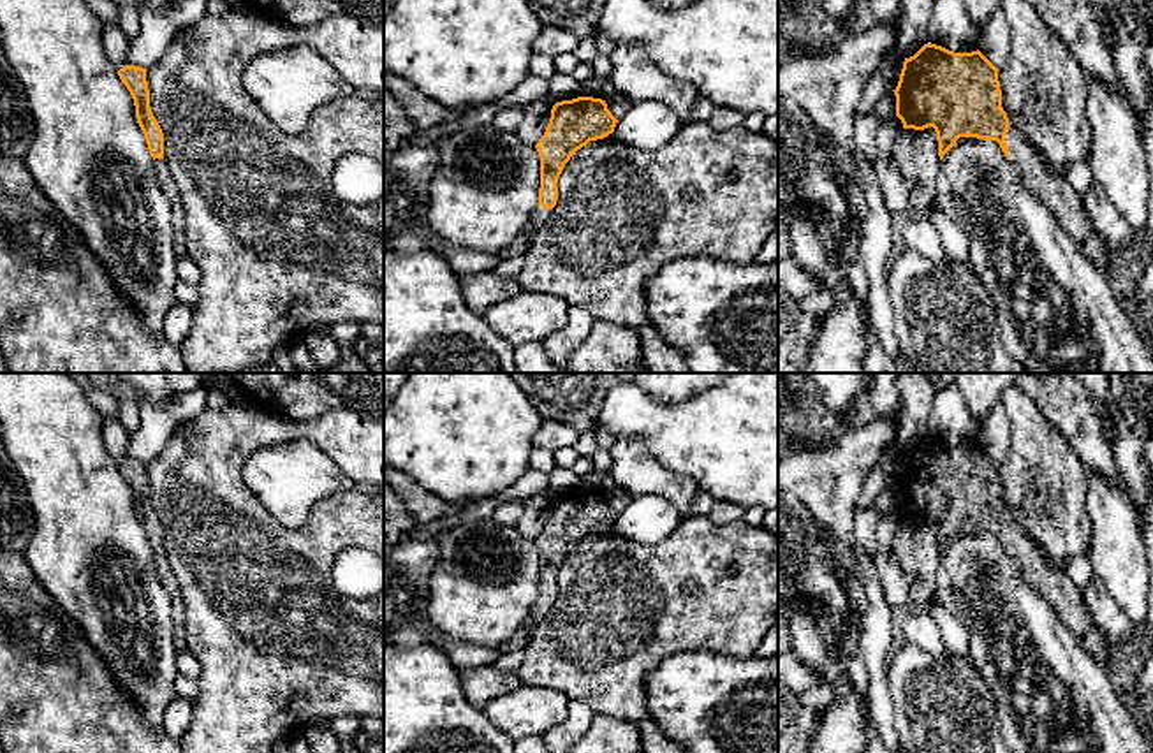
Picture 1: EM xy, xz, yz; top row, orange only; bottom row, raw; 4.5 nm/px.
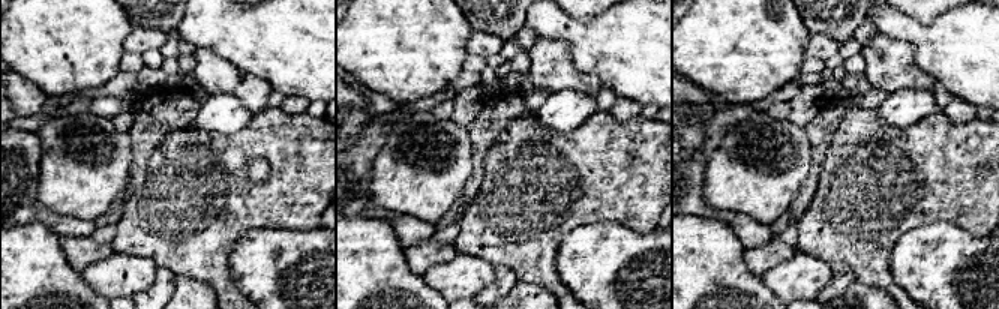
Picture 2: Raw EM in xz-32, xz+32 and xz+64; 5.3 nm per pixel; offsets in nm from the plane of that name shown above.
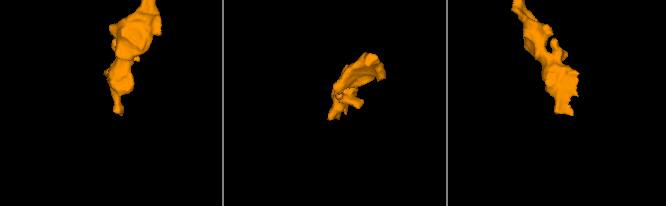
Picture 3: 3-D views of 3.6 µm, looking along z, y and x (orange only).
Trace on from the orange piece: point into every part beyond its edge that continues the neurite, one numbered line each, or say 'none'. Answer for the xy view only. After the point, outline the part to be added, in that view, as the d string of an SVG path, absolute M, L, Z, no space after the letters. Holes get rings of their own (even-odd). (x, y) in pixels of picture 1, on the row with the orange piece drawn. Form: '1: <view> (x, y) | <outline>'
1: xy (166, 182) | M155 158L153 162L155 162L155 172L157 172L157 178L158 178L158 185L164 190L164 194L169 199L171 208L173 208L174 229L183 230L183 225L185 225L183 208L181 208L181 202L180 202L180 197L178 197L174 179L169 172L167 162L165 162L165 158Z

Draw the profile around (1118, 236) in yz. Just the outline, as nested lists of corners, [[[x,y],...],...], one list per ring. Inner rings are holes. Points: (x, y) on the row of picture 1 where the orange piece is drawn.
[[[1093,183],[1083,195],[1086,216],[1114,255],[1123,255],[1134,245],[1134,229],[1123,215],[1109,202],[1102,186]]]

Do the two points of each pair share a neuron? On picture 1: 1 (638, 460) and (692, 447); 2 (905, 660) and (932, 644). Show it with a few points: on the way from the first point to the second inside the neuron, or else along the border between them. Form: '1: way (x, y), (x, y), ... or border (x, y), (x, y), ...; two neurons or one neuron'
1: border (616, 438), (638, 438), (666, 468), (689, 479); two neurons
2: border (907, 641), (933, 655), (946, 651); two neurons

